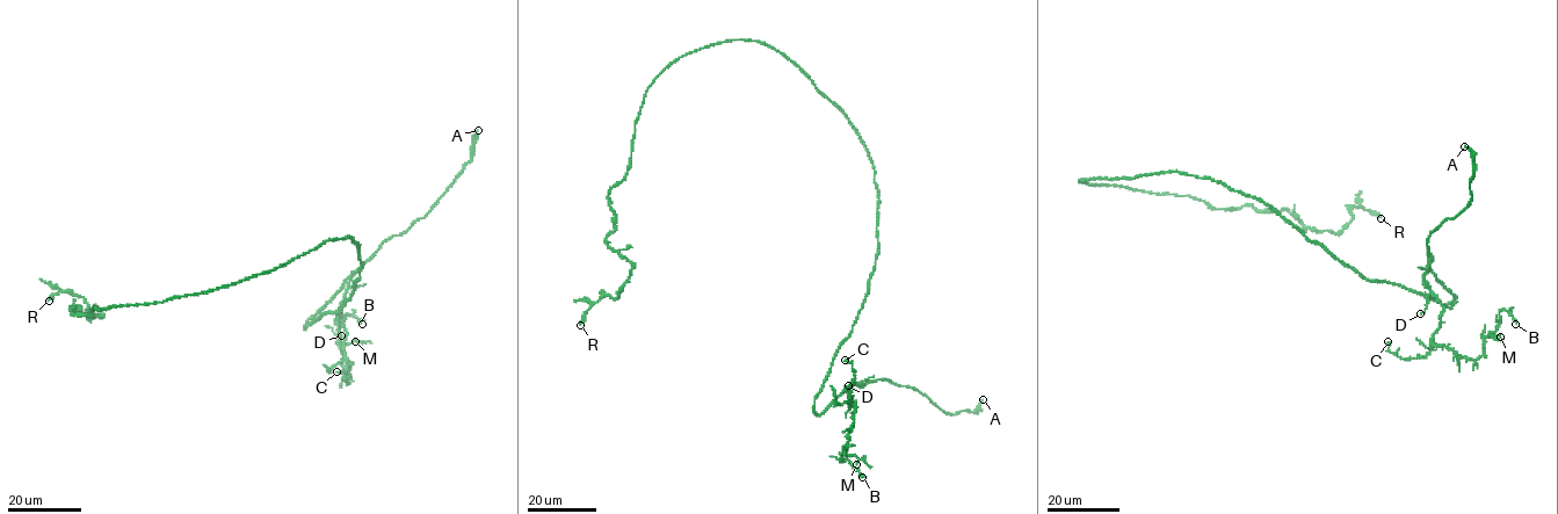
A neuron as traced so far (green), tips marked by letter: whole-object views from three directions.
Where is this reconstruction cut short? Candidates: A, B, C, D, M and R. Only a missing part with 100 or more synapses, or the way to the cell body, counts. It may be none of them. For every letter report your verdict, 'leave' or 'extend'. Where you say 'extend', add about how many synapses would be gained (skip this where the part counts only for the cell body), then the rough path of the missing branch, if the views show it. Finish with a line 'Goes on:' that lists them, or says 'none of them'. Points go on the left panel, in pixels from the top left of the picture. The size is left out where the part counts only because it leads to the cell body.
A: extend | (478, 130), (483, 115)
B: leave
C: leave
D: leave
M: leave
R: leave
Goes on: A

